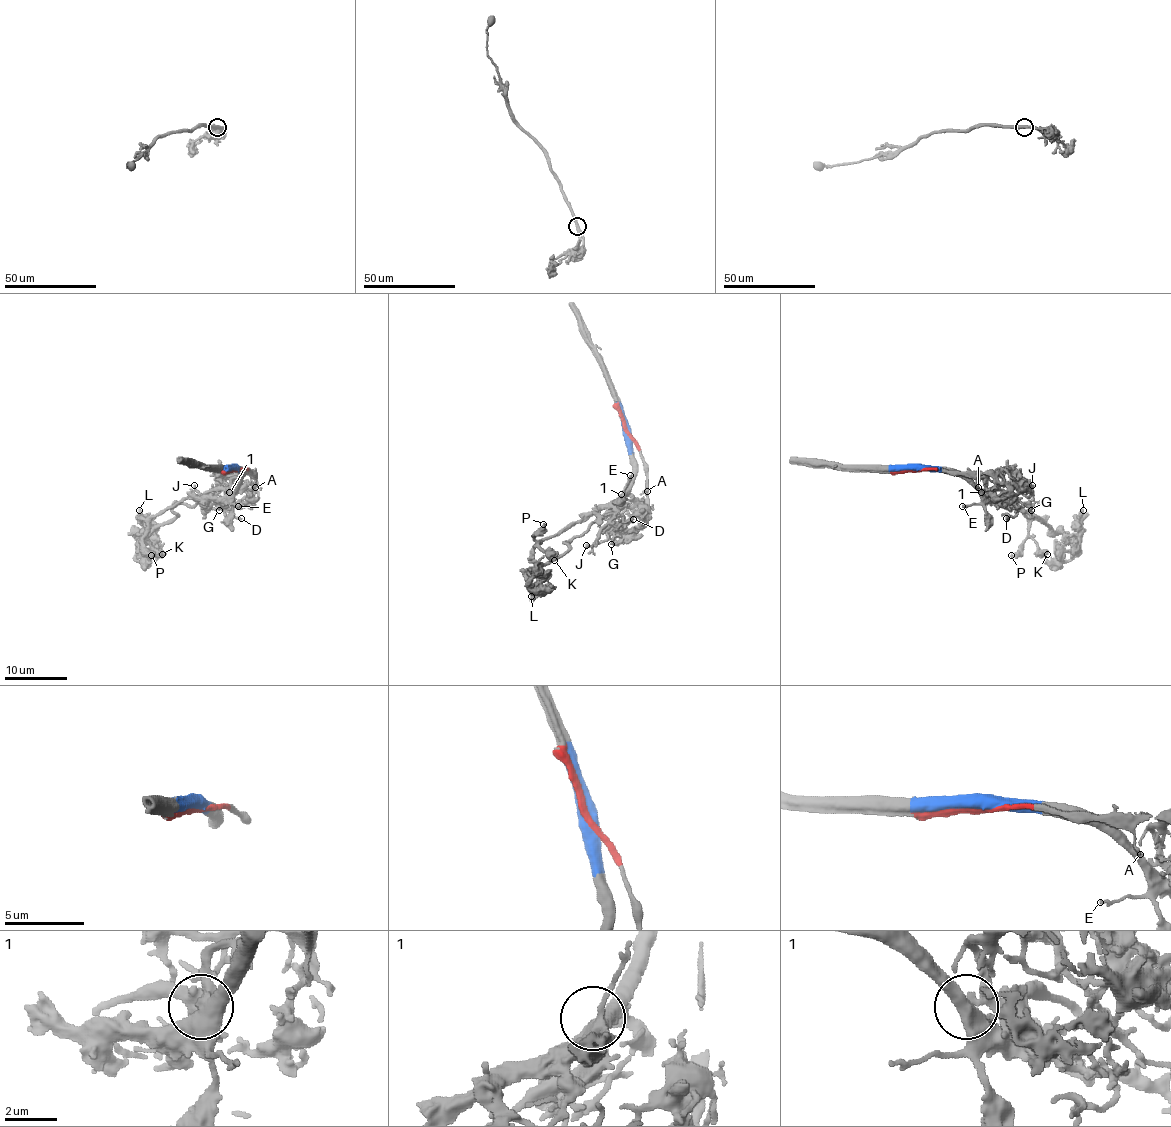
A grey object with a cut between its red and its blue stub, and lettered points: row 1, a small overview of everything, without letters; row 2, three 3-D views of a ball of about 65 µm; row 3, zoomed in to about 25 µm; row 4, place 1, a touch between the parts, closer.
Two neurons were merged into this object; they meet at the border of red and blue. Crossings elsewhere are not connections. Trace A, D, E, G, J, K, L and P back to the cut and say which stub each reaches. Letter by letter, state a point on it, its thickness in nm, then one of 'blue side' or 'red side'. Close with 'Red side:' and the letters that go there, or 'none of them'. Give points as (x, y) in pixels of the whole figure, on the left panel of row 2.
A: at (255, 487); 140 nm thick; red side
D: at (241, 518); 160 nm thick; red side
E: at (238, 506); 200 nm thick; blue side
G: at (219, 510); 190 nm thick; red side
J: at (194, 485); 170 nm thick; red side
K: at (162, 554); 600 nm thick; blue side
L: at (139, 510); 320 nm thick; red side
P: at (151, 555); 320 nm thick; blue side
Red side: A, D, G, J, L

